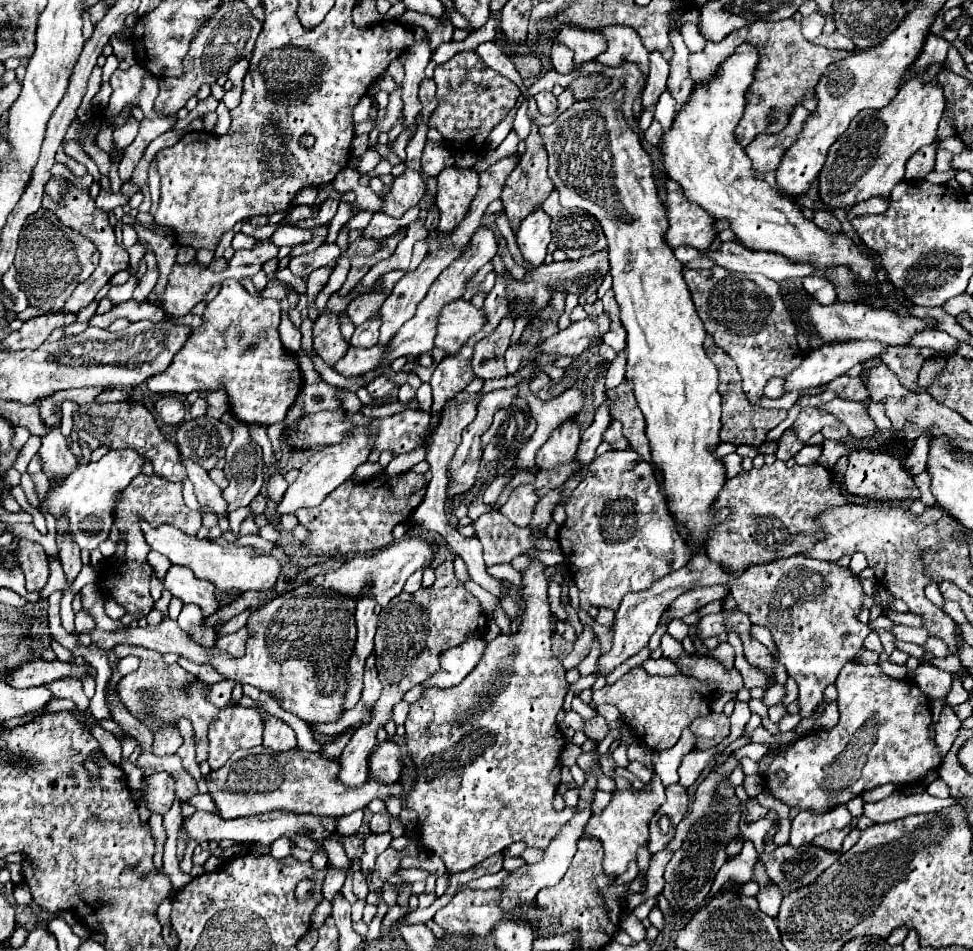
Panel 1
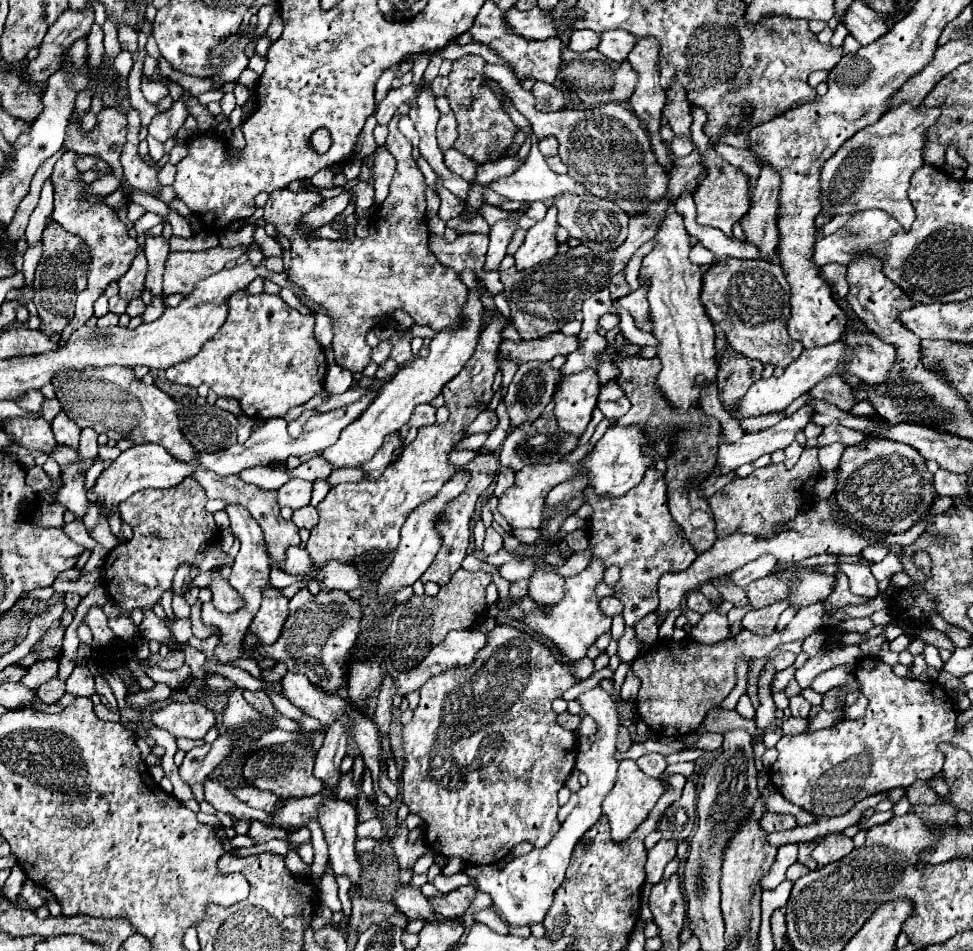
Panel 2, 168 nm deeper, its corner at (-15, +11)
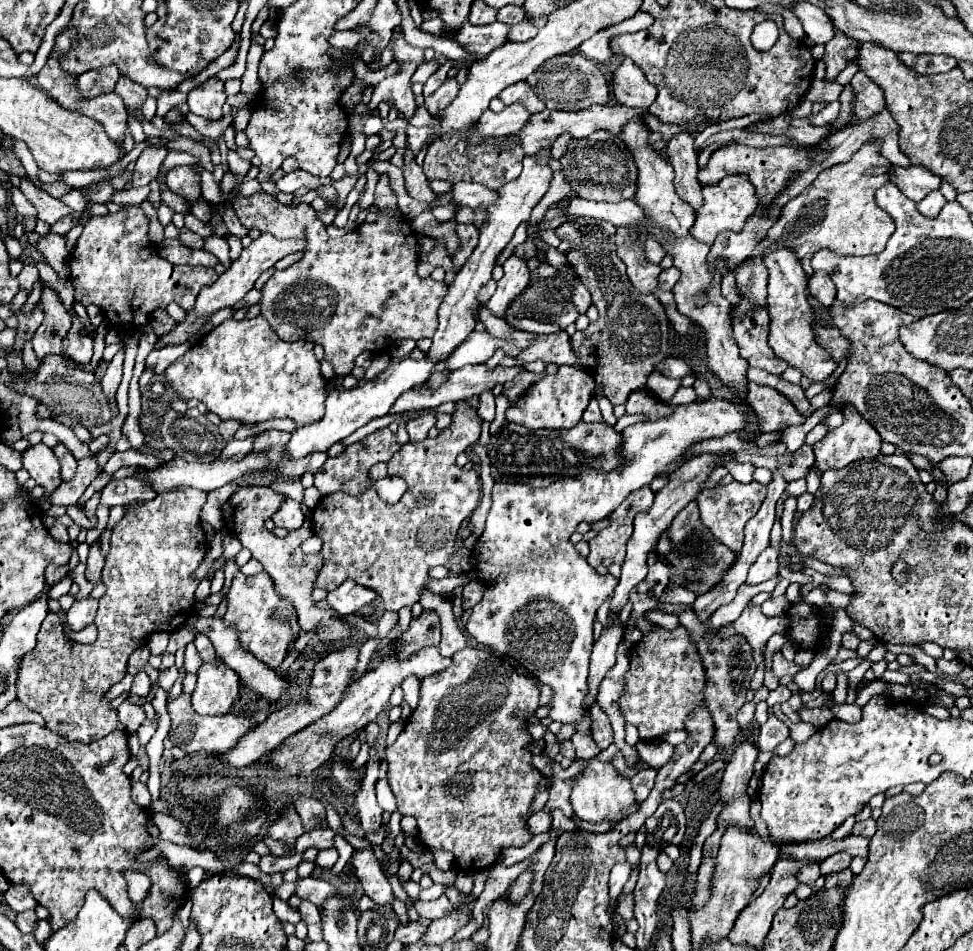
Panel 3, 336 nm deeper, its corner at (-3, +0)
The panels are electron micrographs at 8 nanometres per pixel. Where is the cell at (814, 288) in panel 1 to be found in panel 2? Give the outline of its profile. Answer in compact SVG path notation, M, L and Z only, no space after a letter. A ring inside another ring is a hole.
M828 263L828 265L820 267L820 275L822 275L822 277L828 281L828 285L838 293L838 297L846 297L846 295L848 295L846 267L844 267L844 265Z

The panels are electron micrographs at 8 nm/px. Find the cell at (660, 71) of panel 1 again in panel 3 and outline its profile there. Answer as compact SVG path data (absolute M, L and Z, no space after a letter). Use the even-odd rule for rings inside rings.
M680 132L680 136L674 136L666 146L666 158L672 164L676 178L676 190L678 194L694 208L698 210L702 206L702 186L696 178L698 166L696 166L696 150L694 140Z

